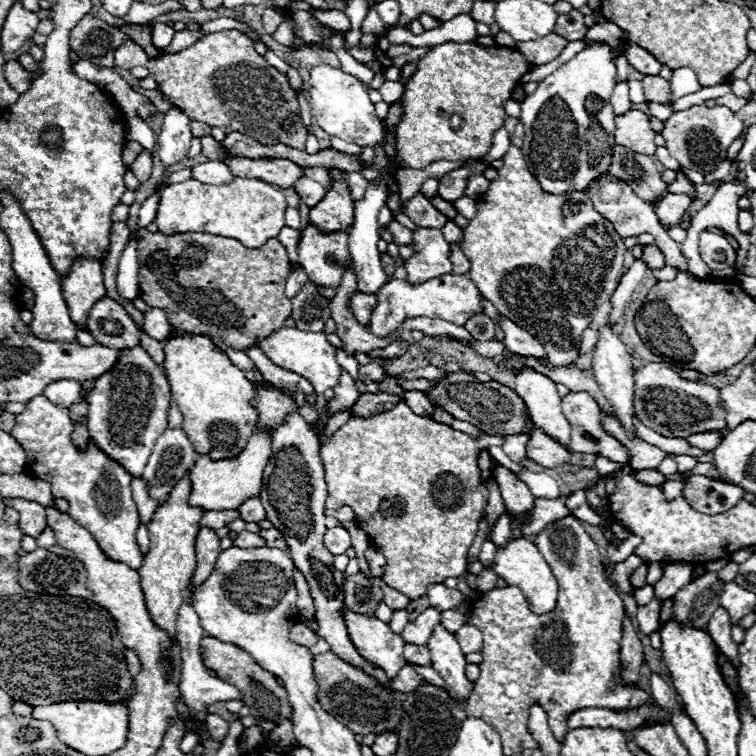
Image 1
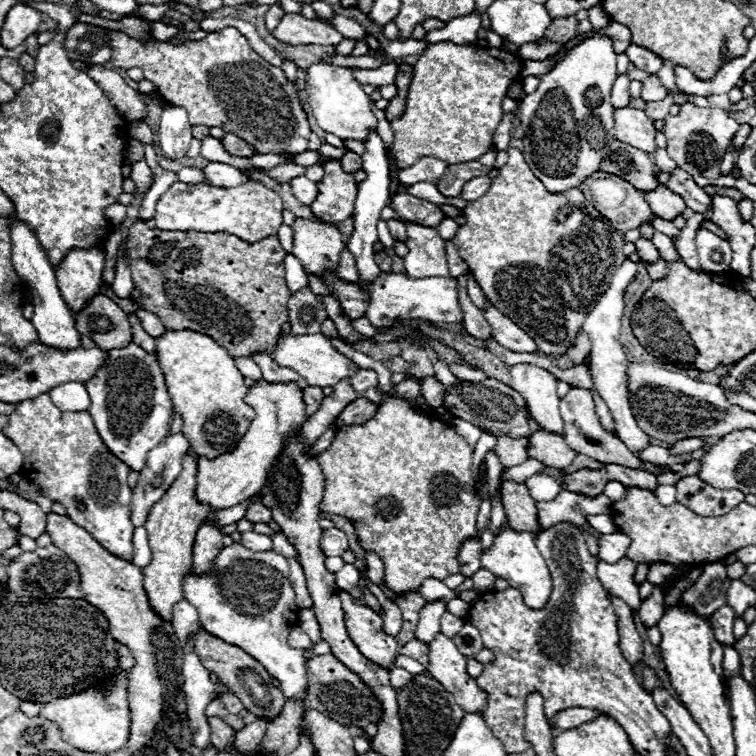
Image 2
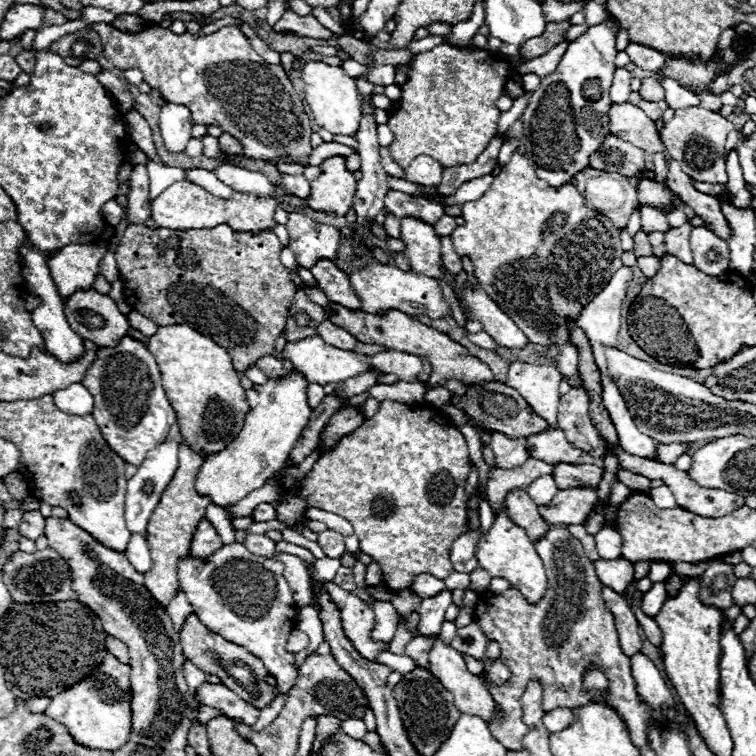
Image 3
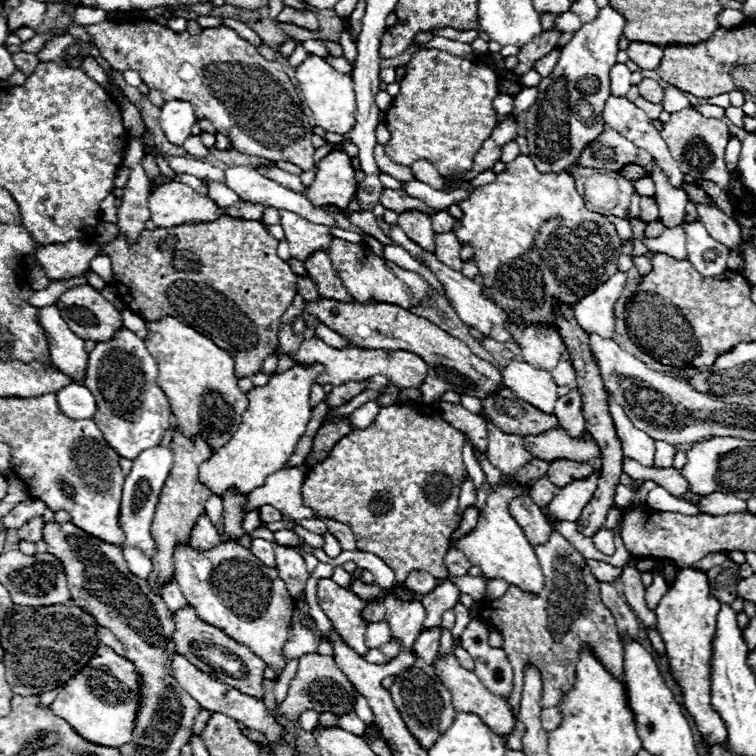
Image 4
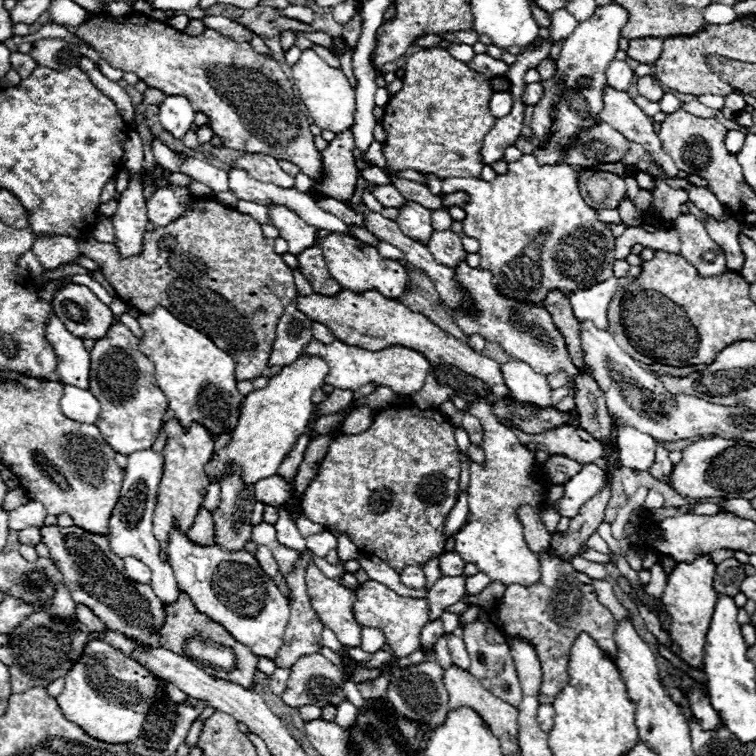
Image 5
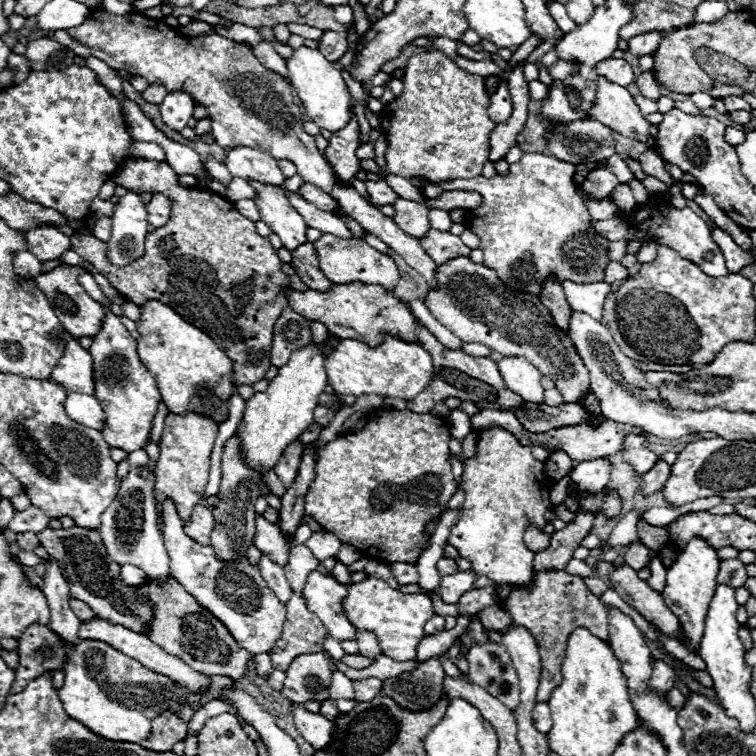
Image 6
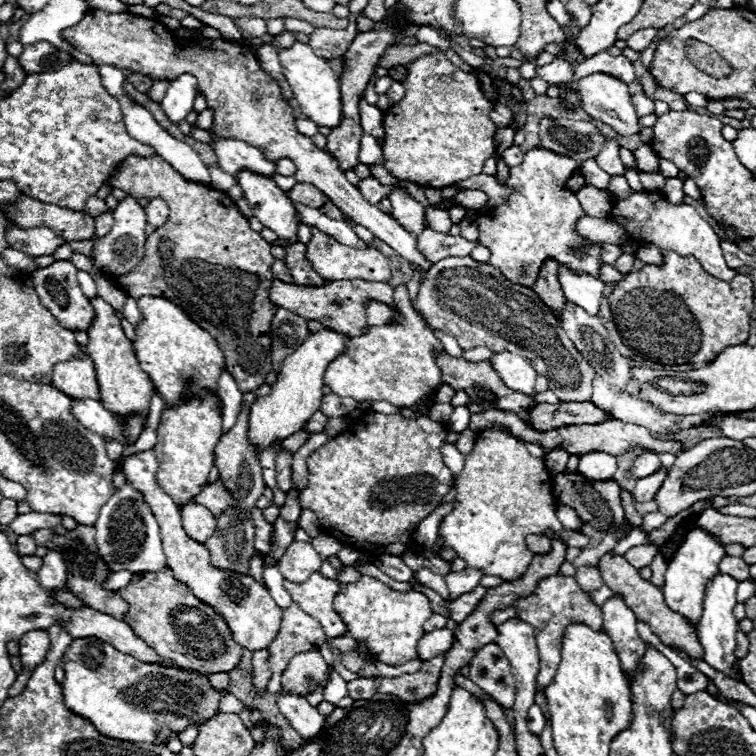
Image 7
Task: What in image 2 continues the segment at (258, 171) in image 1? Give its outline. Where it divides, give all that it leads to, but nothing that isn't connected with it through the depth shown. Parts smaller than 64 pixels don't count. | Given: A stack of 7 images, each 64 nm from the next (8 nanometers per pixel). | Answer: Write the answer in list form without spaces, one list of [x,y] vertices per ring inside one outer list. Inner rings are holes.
[[[280,164],[280,166],[276,166],[276,168],[272,168],[272,170],[268,170],[268,174],[270,174],[270,178],[274,178],[274,180],[280,180],[280,182],[288,182],[288,180],[292,180],[292,178],[296,178],[296,176],[300,176],[300,174],[304,174],[304,166],[298,166],[298,164]]]

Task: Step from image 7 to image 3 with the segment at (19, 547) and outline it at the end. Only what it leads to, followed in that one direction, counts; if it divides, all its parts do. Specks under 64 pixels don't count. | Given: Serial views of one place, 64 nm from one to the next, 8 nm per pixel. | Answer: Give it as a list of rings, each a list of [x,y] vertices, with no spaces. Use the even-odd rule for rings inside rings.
[[[36,510],[36,512],[28,512],[26,518],[22,520],[22,524],[18,526],[18,534],[30,540],[36,540],[44,534],[44,516]]]

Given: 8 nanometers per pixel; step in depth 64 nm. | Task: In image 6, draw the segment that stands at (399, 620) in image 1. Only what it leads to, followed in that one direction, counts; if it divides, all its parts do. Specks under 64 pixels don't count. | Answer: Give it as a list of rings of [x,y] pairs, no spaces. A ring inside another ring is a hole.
[[[358,632],[356,634],[356,642],[358,642],[358,650],[362,656],[366,658],[374,658],[380,654],[380,648],[378,648],[378,642],[374,638],[374,634],[370,632]]]

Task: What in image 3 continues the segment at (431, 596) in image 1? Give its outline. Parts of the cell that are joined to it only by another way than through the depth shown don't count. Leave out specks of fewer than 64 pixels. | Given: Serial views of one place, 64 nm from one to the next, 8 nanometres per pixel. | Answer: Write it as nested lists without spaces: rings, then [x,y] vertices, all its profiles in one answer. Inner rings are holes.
[[[424,574],[424,576],[416,576],[416,580],[412,580],[412,586],[410,586],[410,590],[412,590],[414,594],[418,594],[420,598],[436,596],[436,594],[442,592],[444,588],[446,588],[446,586],[444,586],[442,580],[434,578],[434,576],[428,576],[428,574]]]

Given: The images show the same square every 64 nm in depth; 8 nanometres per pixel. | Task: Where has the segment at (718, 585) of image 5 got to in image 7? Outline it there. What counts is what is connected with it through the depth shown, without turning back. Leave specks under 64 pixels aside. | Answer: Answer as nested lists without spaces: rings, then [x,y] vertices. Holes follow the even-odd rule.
[[[724,556],[722,562],[720,562],[720,572],[734,576],[738,582],[750,578],[750,574],[748,574],[748,564],[746,564],[740,556]]]

